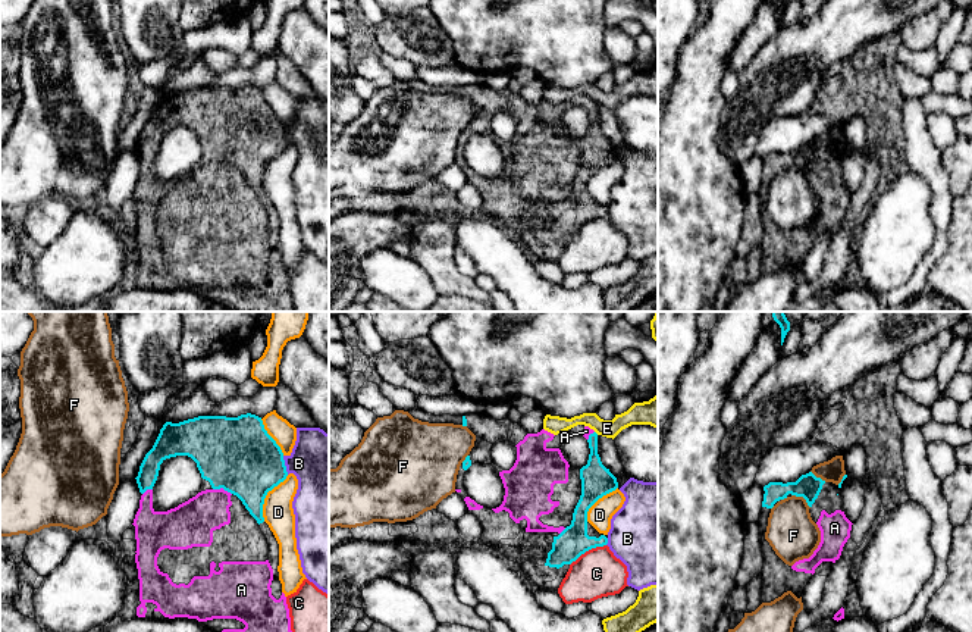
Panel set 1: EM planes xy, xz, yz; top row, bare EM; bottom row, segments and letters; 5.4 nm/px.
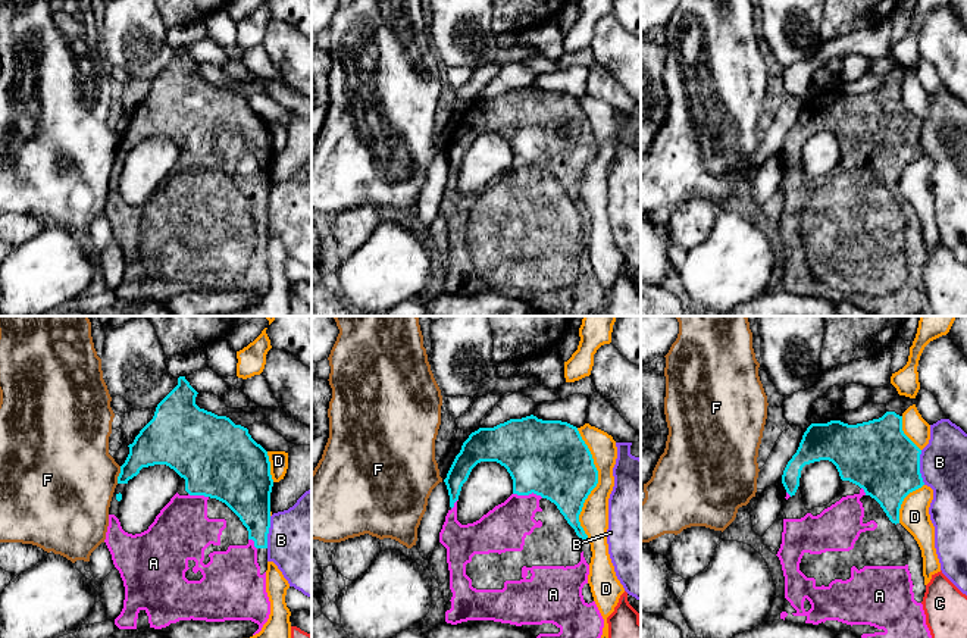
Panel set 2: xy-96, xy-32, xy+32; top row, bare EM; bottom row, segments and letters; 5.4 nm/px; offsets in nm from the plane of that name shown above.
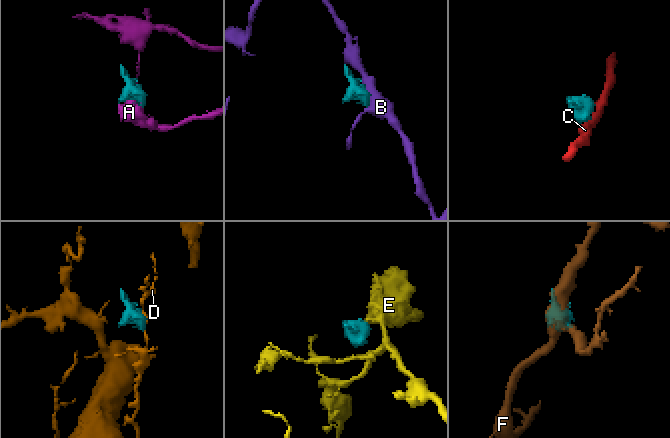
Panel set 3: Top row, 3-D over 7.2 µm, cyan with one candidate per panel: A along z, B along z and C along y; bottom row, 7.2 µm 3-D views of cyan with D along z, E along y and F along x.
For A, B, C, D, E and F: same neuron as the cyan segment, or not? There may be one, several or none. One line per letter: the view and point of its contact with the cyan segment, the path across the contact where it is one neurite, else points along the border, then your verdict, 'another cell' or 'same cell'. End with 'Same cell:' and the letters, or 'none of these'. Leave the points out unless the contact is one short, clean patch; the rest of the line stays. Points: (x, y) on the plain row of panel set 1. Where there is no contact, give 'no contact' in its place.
A: meets cyan in xy at (222, 158); same cell
B: meets cyan in xy at (284, 135); another cell
C: meets cyan in xz at (588, 221); another cell
D: meets cyan in xy at (265, 168); another cell
E: no contact; another cell
F: meets cyan in yz at (802, 166); border along yz (792, 165), (800, 166), (809, 178); another cell
Same cell: A

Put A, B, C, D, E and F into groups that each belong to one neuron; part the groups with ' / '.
A / B / C / D / E / F

